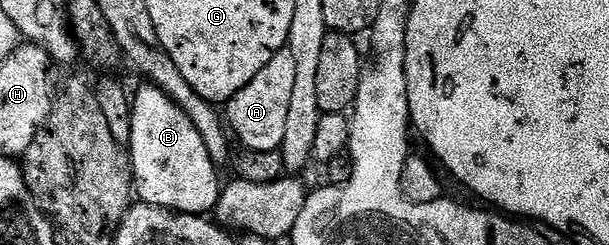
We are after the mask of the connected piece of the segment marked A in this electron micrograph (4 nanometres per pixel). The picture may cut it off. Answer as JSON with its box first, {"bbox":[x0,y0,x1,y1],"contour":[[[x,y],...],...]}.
{"bbox":[227,48,297,152],"contour":[[[286,48],[279,50],[274,60],[270,60],[270,64],[266,64],[266,68],[262,68],[262,72],[258,72],[258,76],[254,76],[254,80],[250,80],[246,88],[242,88],[242,92],[238,92],[227,102],[227,125],[235,141],[237,138],[243,149],[254,152],[279,150],[282,136],[286,133],[286,116],[290,113],[290,99],[294,93],[297,69],[294,52]]]}

